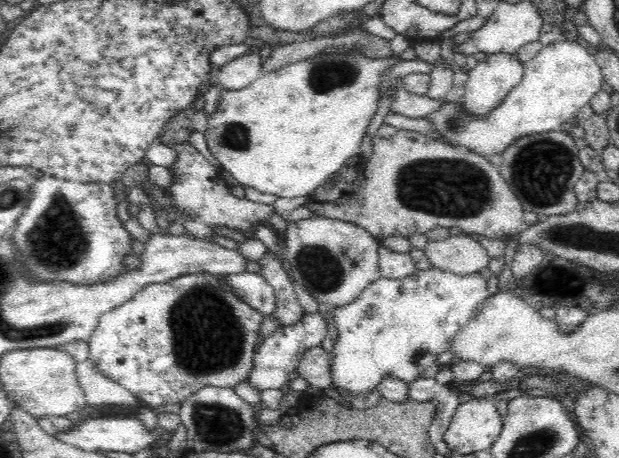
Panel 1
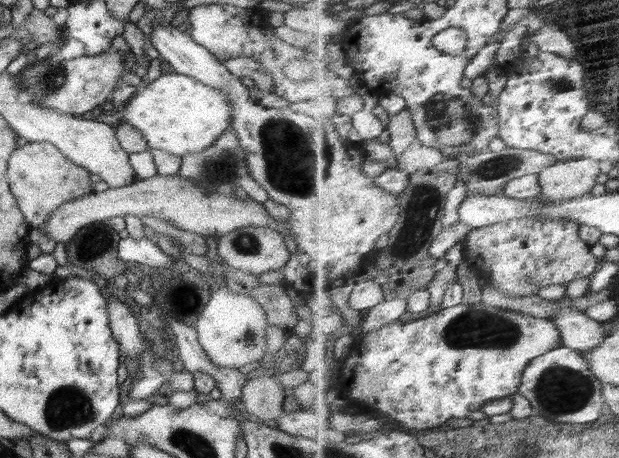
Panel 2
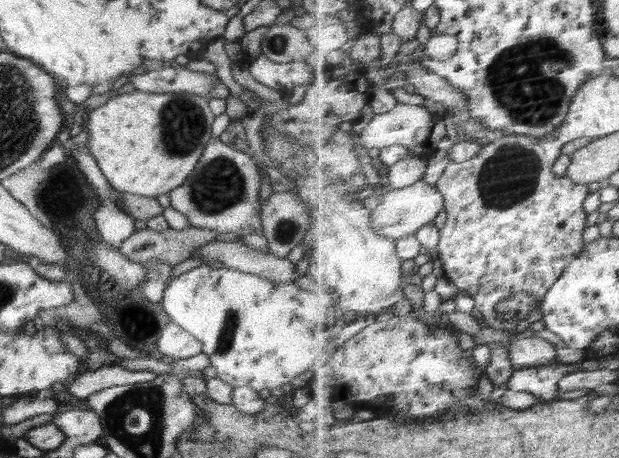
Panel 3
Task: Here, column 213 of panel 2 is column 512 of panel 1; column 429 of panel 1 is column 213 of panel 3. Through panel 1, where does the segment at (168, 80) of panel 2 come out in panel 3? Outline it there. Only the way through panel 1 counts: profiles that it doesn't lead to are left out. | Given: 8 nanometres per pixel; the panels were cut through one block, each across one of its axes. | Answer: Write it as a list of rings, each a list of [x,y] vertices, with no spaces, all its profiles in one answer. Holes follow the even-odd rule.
[[[134,91],[115,95],[96,109],[88,110],[88,147],[112,188],[136,196],[155,198],[184,184],[202,157],[211,138],[212,114],[208,99],[188,92],[154,94]]]

